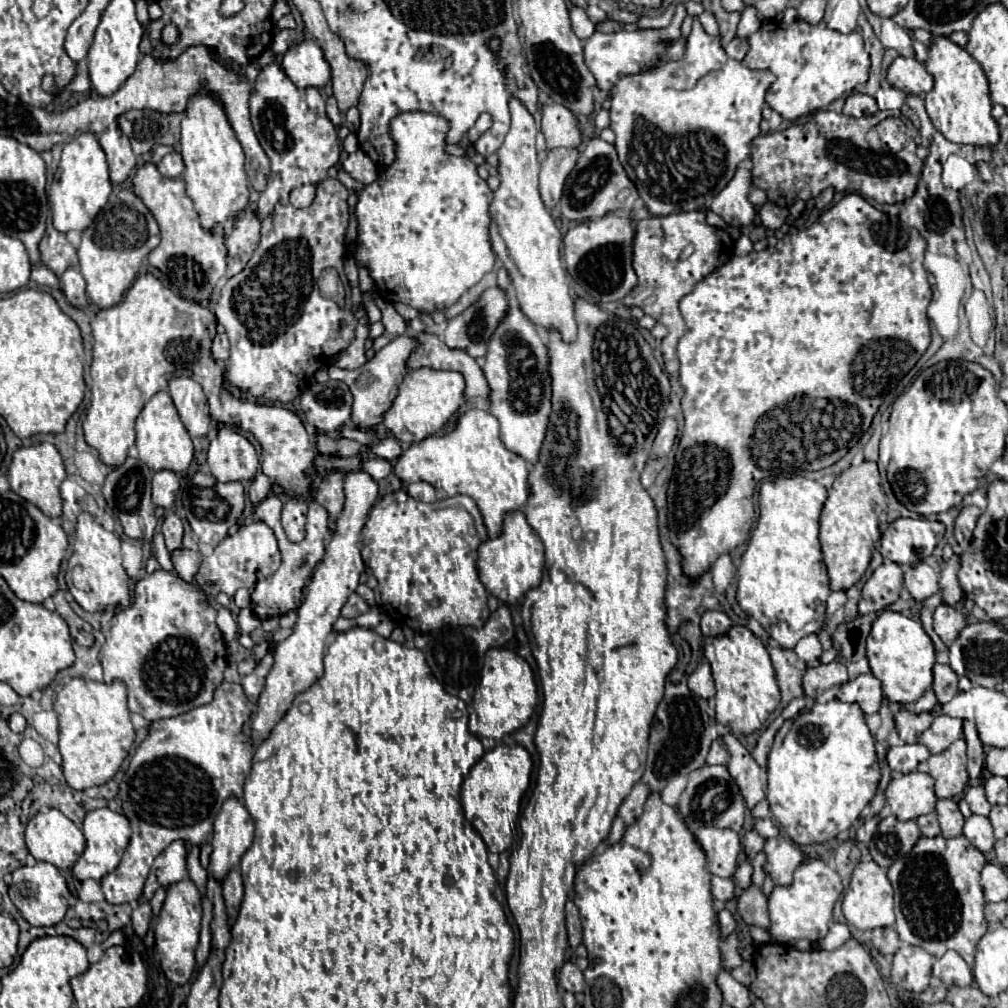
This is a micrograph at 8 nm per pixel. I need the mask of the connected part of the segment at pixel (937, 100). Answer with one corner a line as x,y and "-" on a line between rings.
935,35
925,61
927,71
935,79
933,89
925,95
925,107
933,127
949,141
963,145
995,145
999,141
999,127
991,117
991,97
987,77
981,65
949,37

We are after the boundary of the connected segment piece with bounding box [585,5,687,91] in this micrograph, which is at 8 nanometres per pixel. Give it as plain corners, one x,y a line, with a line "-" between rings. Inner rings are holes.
677,5
673,21
665,29
639,29
639,31
619,31
619,33
601,33
595,31
585,41
585,63
593,71
597,79
597,87
603,91
609,91
619,77
641,73
645,69
651,69
657,65
661,55
667,55
669,59
679,59
685,51
685,39
681,37
681,23
687,17
685,7

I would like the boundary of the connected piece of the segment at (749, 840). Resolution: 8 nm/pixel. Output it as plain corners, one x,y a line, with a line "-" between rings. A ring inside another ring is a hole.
751,831
745,833
745,837
743,837
743,849
745,849
745,855
747,855
749,861
753,861
755,855
763,849
763,843
765,843
765,839
761,835
751,833

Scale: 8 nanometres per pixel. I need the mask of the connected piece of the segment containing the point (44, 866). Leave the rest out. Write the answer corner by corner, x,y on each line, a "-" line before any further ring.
37,861
33,867
25,865
25,867
19,867
17,871
13,871
13,883
9,885
9,897
15,903
15,907
21,911
21,915
33,927
53,927
53,925
61,923
61,919
65,917
65,913
69,909
71,893
57,867
53,867
51,863

